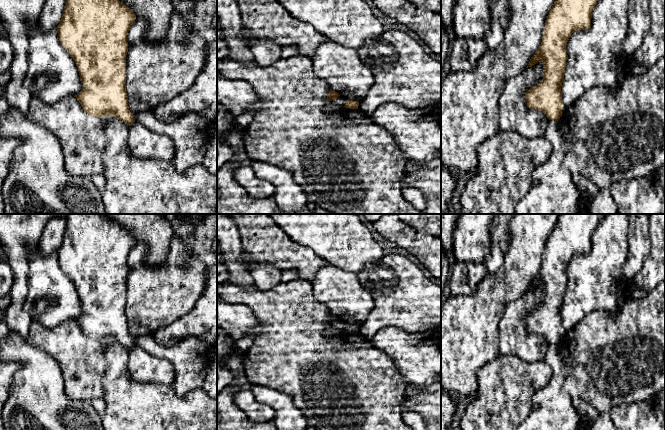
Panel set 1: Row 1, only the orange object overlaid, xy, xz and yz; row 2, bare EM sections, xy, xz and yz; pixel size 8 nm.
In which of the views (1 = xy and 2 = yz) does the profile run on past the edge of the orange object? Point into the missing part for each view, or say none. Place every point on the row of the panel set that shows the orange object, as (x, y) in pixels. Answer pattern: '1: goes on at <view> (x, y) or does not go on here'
1: does not go on here
2: does not go on here

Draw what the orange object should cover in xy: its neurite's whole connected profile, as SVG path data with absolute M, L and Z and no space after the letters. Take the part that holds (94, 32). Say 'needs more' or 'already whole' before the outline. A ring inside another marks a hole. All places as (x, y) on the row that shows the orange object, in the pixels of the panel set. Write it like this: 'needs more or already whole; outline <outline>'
already whole; outline M66 0L64 12L56 27L61 45L74 59L83 90L76 97L90 116L113 115L127 125L135 118L129 110L126 92L127 34L136 15L119 0Z

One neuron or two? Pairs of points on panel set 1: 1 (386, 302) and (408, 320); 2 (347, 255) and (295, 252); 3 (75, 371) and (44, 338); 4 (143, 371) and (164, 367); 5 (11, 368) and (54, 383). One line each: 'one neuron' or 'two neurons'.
1: one neuron
2: two neurons
3: one neuron
4: one neuron
5: two neurons

